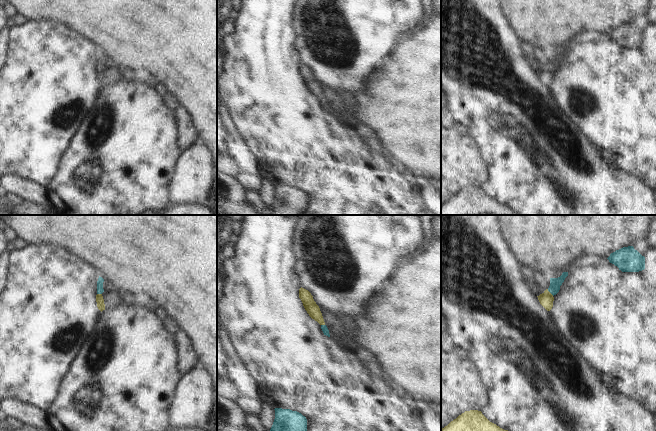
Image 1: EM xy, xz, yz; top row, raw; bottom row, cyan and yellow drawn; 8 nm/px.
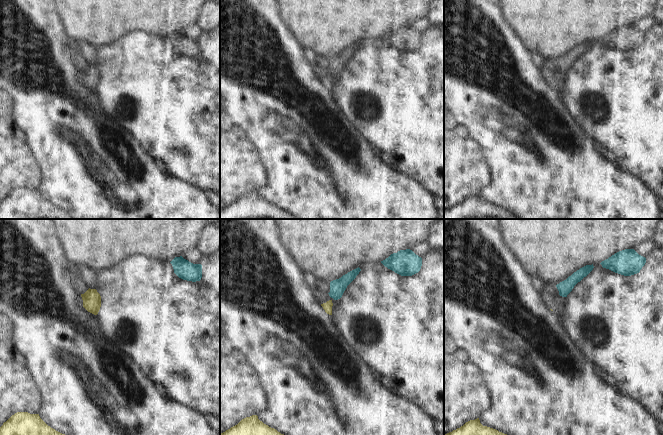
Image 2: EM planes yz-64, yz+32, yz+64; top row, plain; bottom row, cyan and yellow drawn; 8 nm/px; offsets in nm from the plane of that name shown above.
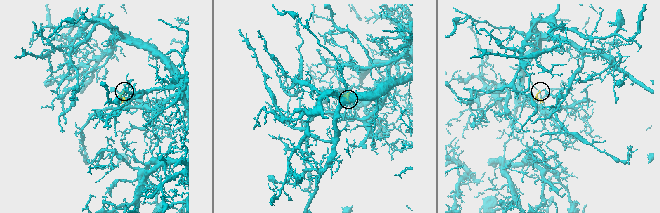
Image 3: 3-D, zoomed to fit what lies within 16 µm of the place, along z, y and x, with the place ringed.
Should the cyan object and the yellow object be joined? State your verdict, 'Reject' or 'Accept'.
Accept.

